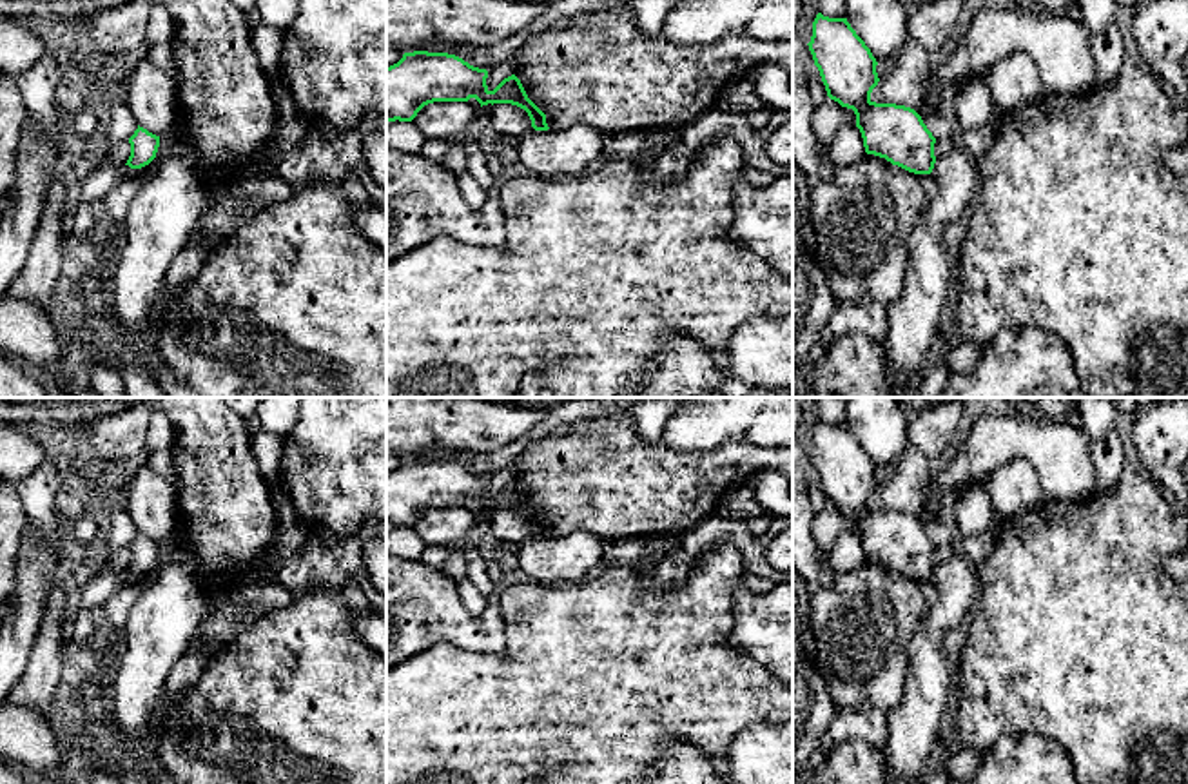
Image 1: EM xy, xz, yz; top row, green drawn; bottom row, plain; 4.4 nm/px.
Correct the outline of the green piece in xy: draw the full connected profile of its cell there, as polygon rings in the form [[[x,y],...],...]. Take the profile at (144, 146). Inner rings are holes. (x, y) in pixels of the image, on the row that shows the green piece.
[[[138,125],[134,134],[129,138],[129,143],[131,156],[125,165],[129,165],[131,169],[141,169],[156,158],[160,136]]]

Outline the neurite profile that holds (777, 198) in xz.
[[[740,174],[729,236],[793,281],[793,174],[765,187],[755,187]]]

